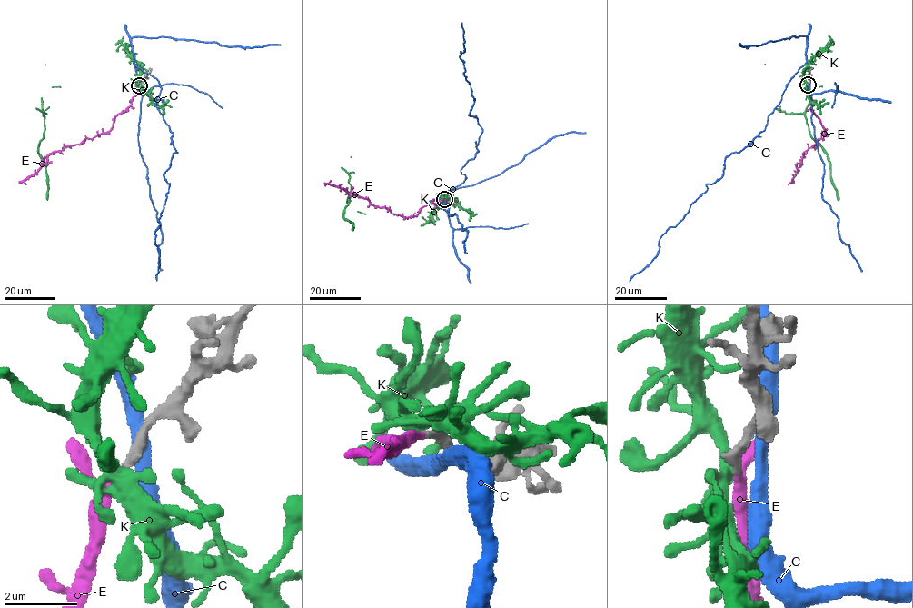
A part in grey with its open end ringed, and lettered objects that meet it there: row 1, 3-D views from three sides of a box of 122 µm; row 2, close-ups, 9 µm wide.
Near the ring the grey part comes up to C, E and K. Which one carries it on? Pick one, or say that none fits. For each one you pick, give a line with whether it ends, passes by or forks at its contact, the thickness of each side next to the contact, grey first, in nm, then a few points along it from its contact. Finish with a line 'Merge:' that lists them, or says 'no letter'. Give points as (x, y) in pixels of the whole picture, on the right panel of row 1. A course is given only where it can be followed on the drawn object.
E: it passes by; calibres 280 and 200 nm
Merge: E

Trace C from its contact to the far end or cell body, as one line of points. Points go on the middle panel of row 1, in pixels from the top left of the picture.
C: (446, 201), (440, 197), (465, 179), (461, 169), (482, 132), (469, 116), (462, 23)

